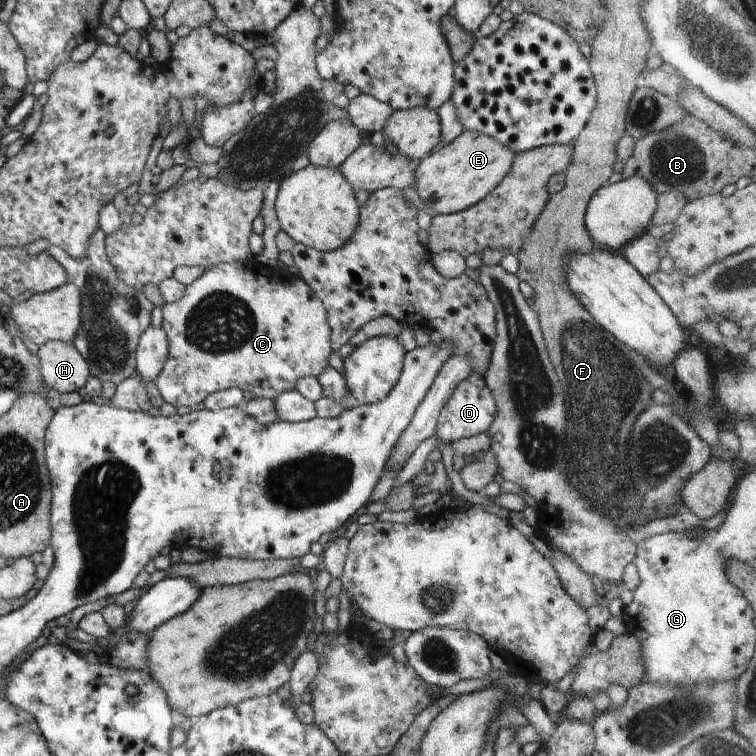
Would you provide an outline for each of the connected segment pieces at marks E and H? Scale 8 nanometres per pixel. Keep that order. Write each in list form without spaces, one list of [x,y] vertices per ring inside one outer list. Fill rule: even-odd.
[[[463,131],[450,145],[425,156],[413,172],[415,195],[438,215],[460,213],[481,202],[510,171],[516,153],[492,138]]]
[[[49,341],[36,356],[41,380],[60,394],[79,391],[90,376],[85,359],[72,343]]]

